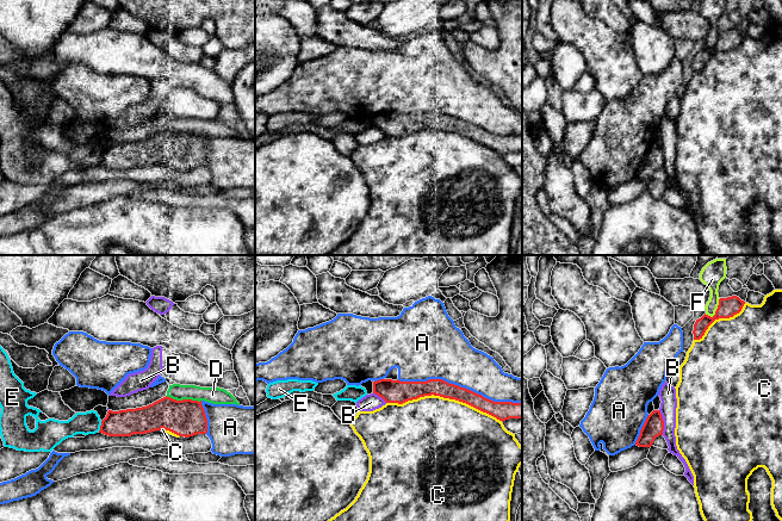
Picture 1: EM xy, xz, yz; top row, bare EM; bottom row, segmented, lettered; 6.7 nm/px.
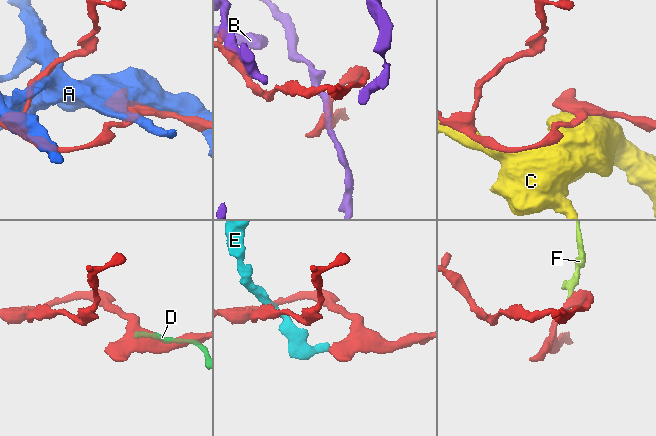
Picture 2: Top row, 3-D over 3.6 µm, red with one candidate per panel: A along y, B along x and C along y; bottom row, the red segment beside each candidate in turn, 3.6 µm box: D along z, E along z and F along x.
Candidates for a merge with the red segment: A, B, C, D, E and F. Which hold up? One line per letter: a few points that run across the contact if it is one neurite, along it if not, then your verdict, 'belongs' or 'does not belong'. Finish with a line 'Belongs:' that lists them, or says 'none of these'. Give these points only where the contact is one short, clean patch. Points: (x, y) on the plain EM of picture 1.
A: does not belong
B: does not belong
C: does not belong
D: does not belong
E: line xy (101, 154), (98, 163); does not belong
F: does not belong
Belongs: none of these

